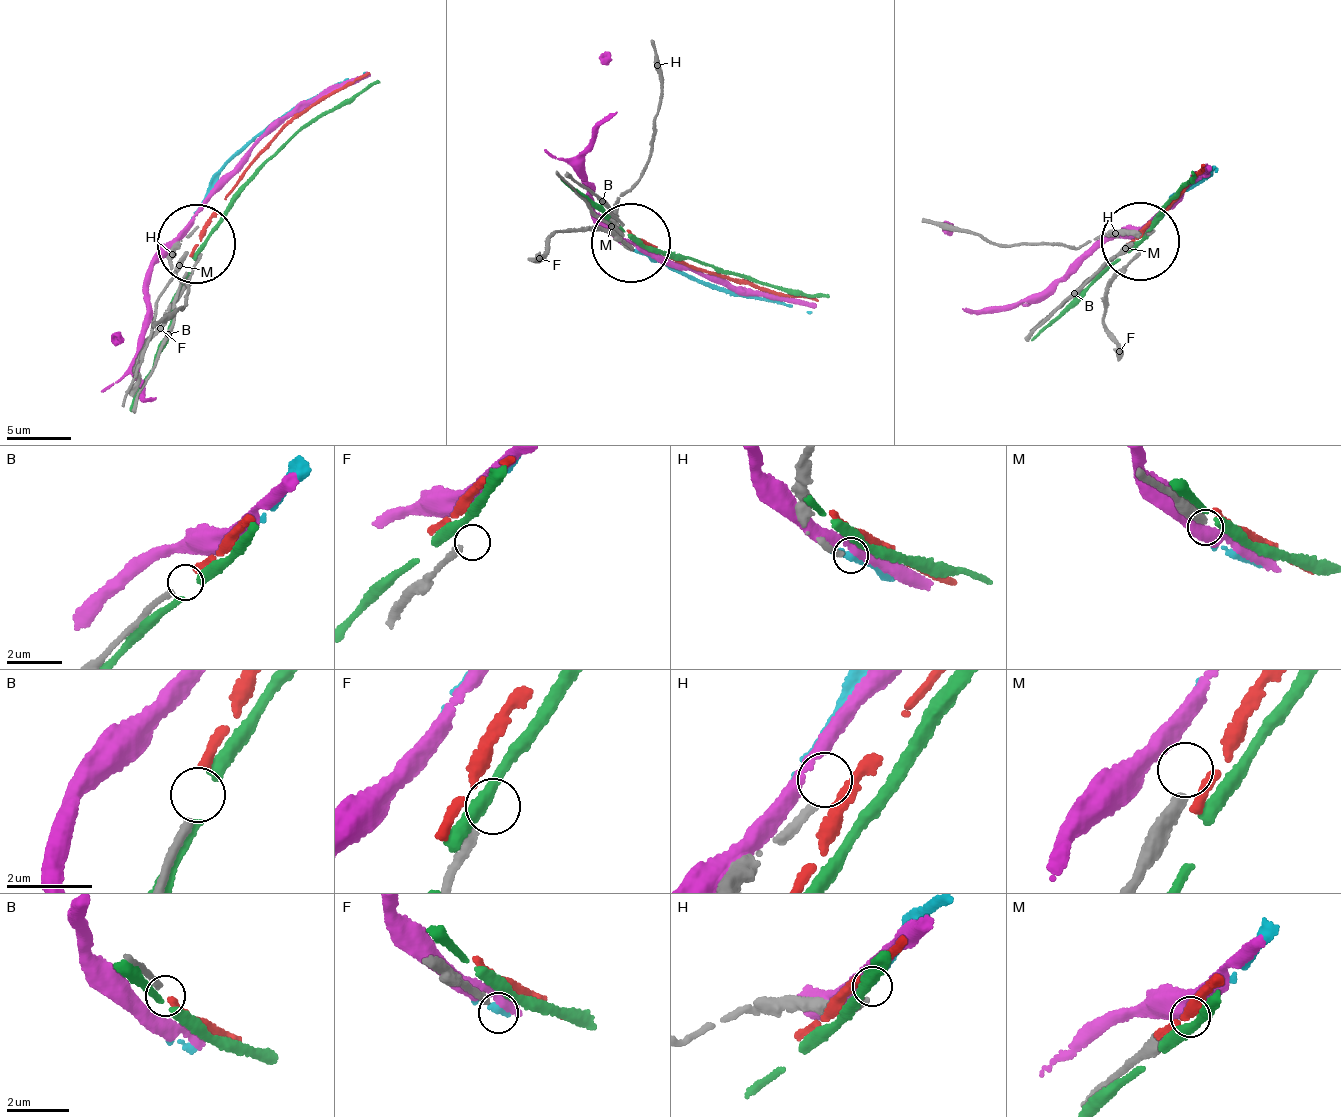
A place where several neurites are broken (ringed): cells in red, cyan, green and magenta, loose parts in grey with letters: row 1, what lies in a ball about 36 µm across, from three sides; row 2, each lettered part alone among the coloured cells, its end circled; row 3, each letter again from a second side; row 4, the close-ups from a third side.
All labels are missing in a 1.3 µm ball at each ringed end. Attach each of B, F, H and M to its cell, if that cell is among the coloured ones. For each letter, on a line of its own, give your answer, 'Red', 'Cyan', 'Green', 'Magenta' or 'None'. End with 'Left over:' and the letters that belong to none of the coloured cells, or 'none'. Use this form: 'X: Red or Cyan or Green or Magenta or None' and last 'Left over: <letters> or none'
B: Red
F: None
H: None
M: None
Left over: F, H, M

